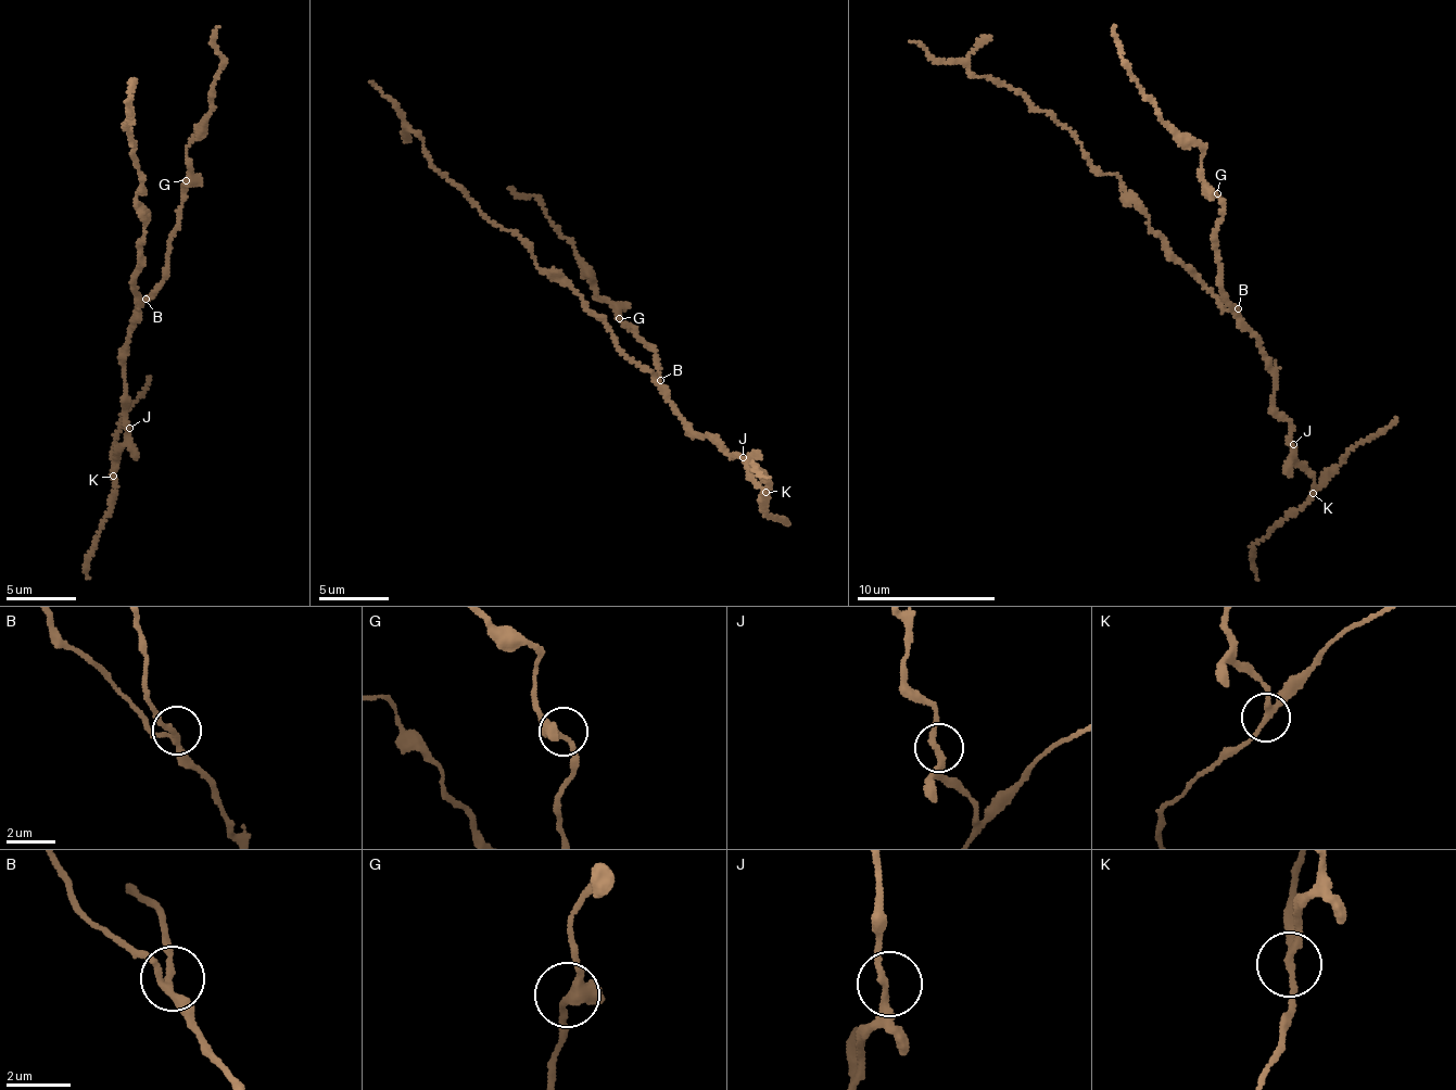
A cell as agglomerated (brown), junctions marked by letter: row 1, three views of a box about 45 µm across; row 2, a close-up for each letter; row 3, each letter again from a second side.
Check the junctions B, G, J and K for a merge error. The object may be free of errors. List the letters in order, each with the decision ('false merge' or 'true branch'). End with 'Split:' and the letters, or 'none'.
B: true branch
G: true branch
J: true branch
K: false merge
Split: K

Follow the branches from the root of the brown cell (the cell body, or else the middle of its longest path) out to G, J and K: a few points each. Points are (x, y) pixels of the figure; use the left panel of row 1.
G: (134, 289), (142, 304), (156, 284), (166, 278), (168, 241), (177, 225), (186, 180)
J: (134, 289), (139, 309), (133, 321), (123, 360), (123, 401), (129, 428)
K: (134, 289), (139, 305), (123, 360), (126, 442), (116, 458), (114, 474)

